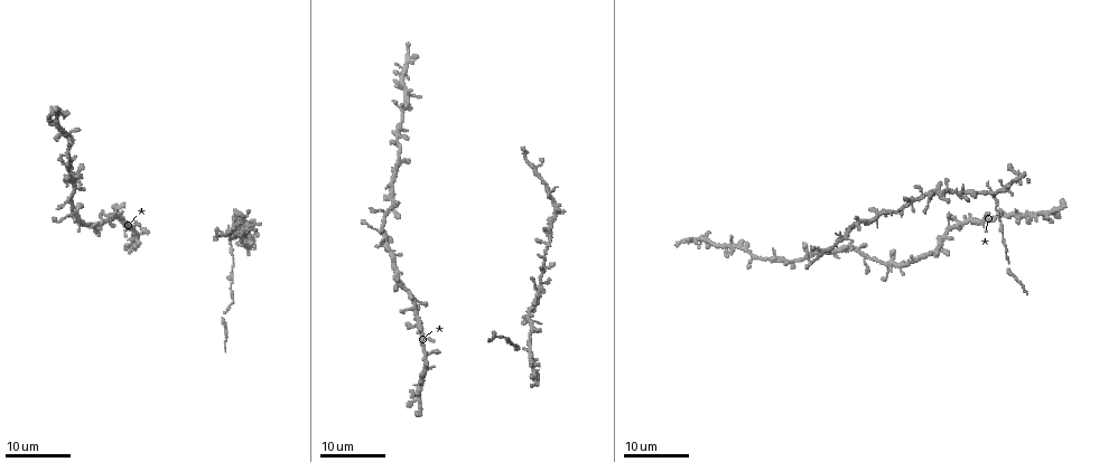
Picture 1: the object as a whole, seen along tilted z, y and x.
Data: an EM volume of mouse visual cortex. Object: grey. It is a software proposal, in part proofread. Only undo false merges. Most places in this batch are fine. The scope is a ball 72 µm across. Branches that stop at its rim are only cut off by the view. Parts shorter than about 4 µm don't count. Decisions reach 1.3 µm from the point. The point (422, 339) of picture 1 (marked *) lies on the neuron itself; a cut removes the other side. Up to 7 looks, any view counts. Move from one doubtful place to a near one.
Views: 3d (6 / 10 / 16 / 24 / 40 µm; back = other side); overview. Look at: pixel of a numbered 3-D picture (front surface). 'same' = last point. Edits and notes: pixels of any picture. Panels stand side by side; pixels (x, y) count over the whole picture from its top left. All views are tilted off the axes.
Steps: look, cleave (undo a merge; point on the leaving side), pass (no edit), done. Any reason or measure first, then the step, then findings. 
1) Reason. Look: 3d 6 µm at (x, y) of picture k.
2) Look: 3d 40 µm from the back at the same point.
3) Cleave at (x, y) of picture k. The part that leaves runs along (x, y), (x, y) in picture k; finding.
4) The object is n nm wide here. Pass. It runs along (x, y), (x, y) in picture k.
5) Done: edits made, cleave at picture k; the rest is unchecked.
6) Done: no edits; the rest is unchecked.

A fork. Look: 3d 24 µm at (427, 353) of picture 1.

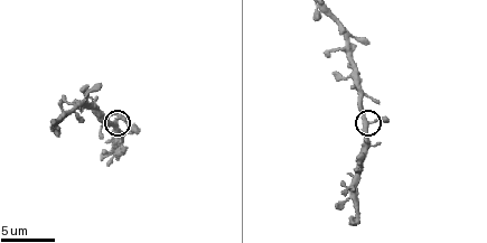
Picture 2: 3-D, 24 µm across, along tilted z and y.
Look: 3d 6 µm at (370, 124) of picture 2.

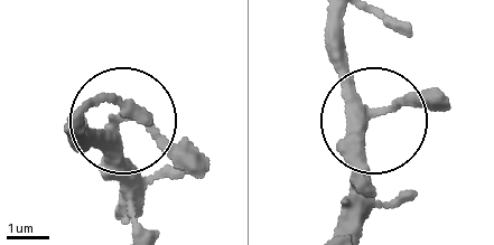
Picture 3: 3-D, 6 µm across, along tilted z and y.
Other side. Look: 3d 6 µm from the back at (372, 111) of picture 3.

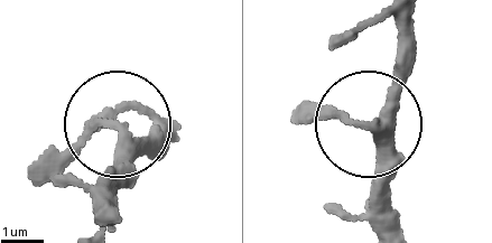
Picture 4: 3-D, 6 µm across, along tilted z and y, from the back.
The object is 210 nm wide here. Pass. It runs along (402, 33), (402, 78), (369, 121), (379, 231) in picture 4; continuous, no second neuron.

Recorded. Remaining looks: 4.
Three-way junction. Look: 3d 16 µm at (918, 196) of picture 1.

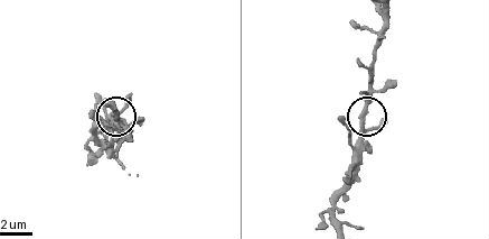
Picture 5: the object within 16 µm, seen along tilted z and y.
Look: 3d 6 µm at (362, 116) of picture 5.

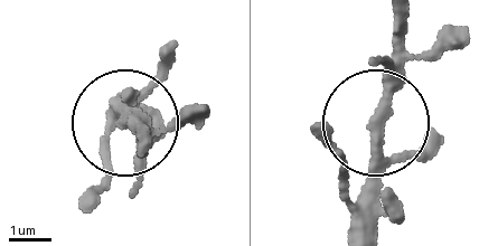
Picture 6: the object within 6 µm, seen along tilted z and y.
3 arms meet here. Pass. All the same neuron.

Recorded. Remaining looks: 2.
Done: no edits; the rest is unchecked.

